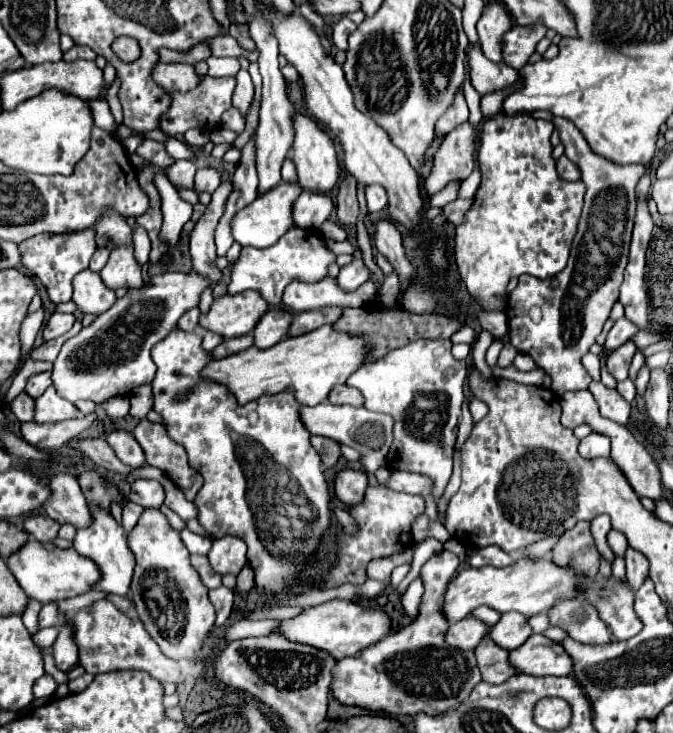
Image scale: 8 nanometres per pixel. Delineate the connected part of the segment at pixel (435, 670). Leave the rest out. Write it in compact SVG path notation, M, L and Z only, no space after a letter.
M451 551L433 555L421 569L425 595L419 617L405 629L391 633L383 641L359 651L353 657L337 661L333 667L333 681L329 693L343 705L357 705L369 711L387 711L413 715L425 711L429 715L445 713L469 697L473 687L481 681L473 651L461 651L445 645L445 631L449 623L441 613L441 597L445 585L455 577L459 559Z

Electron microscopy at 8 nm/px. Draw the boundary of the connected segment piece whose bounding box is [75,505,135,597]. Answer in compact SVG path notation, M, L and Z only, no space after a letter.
M89 505L89 509L93 509L93 519L95 519L93 529L77 529L75 549L83 557L89 557L101 571L101 579L93 585L95 591L115 593L115 595L127 597L131 577L133 577L133 569L135 569L135 555L131 553L131 549L129 549L129 545L125 541L123 527L115 523L115 519L111 517L109 511L103 511L101 507L95 507L95 505Z

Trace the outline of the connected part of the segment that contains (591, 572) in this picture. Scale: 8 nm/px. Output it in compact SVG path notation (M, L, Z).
M579 521L573 529L565 531L551 549L551 561L561 567L571 567L575 573L595 579L599 571L599 551L589 531L589 521Z

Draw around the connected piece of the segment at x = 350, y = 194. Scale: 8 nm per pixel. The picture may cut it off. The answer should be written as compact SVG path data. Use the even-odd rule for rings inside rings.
M349 173L343 175L339 183L339 193L337 193L337 217L345 227L355 225L357 215L359 215L359 203L357 203L357 189L355 189L353 177Z

